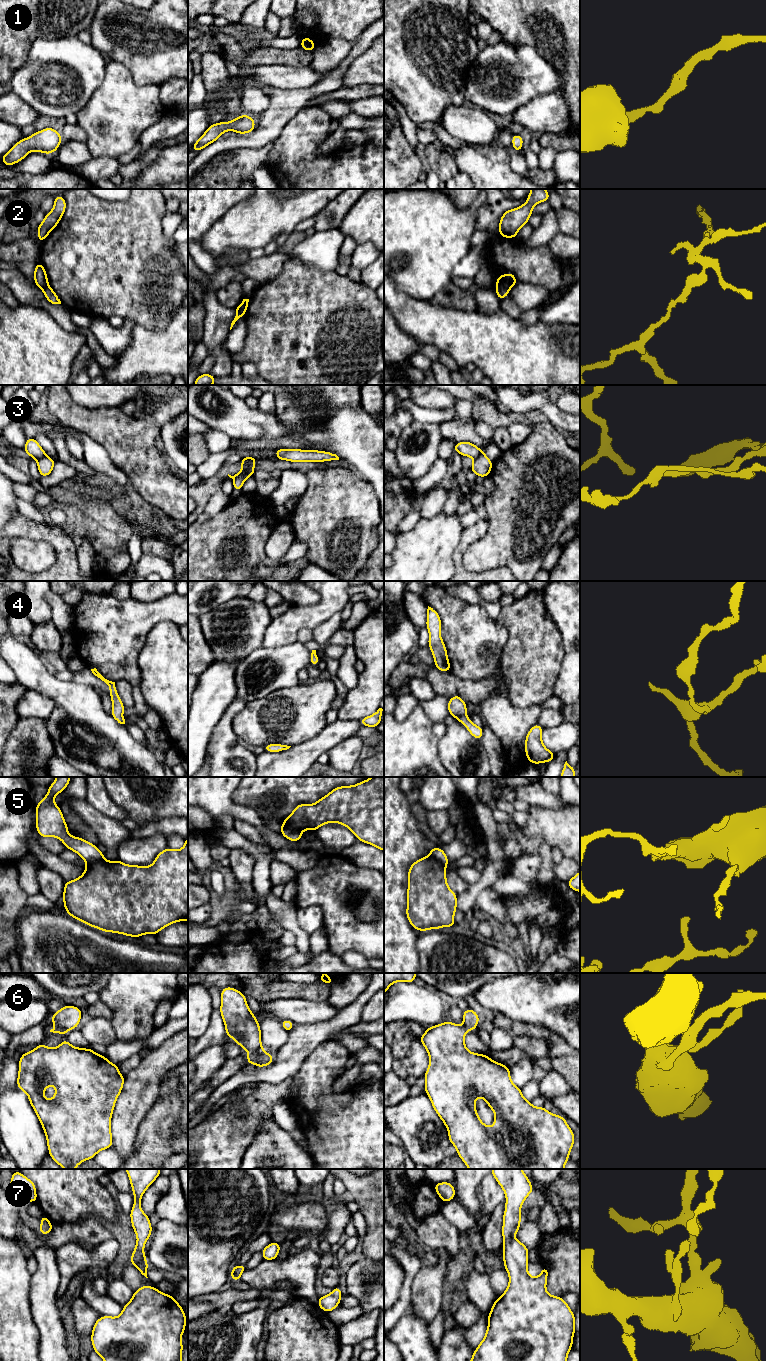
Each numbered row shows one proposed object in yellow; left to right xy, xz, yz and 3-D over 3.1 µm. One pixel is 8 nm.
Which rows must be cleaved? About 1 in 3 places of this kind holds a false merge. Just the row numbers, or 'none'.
2, 3, 5, 6

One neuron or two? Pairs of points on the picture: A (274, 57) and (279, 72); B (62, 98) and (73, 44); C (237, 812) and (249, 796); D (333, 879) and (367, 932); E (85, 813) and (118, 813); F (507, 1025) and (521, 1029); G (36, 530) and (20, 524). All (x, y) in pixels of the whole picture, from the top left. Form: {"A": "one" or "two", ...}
{"A": "two", "B": "one", "C": "two", "D": "one", "E": "two", "F": "one", "G": "one"}

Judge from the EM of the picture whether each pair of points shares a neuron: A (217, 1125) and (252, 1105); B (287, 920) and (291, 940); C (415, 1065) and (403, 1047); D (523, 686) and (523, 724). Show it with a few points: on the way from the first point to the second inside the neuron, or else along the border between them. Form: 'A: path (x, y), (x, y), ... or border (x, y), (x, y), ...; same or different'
A: path (226, 1117), (238, 1105), (243, 1105); same
B: border (284, 929), (289, 930), (295, 936), (295, 945); different
C: border (413, 1036), (410, 1049), (402, 1059); different
D: border (507, 689), (509, 700), (514, 705), (538, 704); different

